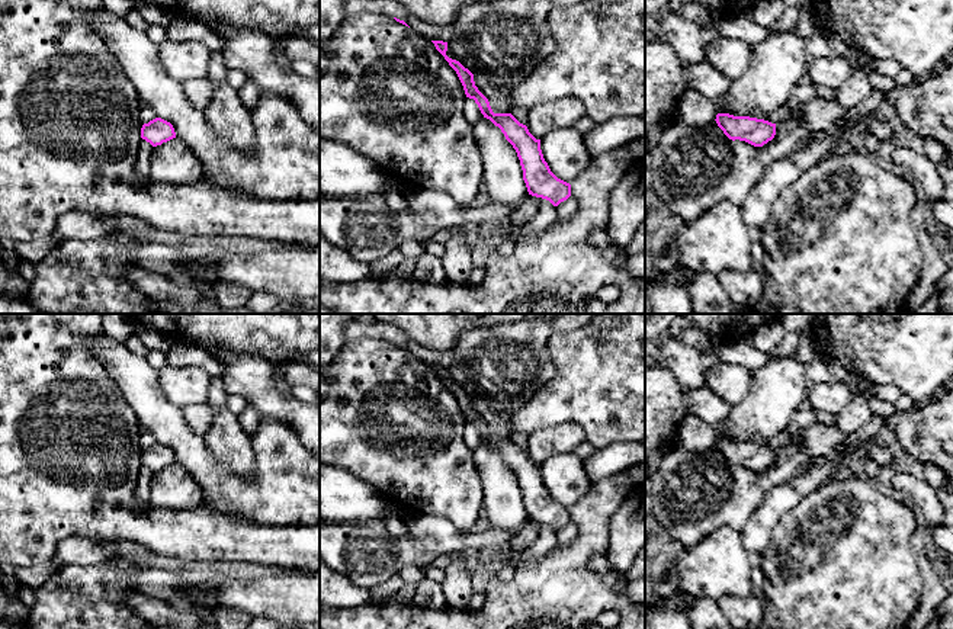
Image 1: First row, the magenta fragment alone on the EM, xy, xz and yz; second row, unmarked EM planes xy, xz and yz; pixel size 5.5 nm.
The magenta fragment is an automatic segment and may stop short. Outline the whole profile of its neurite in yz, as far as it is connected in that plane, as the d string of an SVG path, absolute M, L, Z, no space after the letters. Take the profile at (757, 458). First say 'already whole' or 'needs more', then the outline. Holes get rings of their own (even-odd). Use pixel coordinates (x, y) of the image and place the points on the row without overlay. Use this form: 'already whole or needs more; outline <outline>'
already whole; outline M718 439L715 446L729 465L745 466L754 472L763 472L776 460L776 449L764 445Z

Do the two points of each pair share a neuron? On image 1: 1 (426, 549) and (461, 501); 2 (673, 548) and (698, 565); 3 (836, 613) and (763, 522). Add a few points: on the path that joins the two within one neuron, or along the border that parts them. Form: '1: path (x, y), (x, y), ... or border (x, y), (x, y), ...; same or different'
1: border (414, 512), (442, 516), (461, 530), (469, 533); different
2: border (684, 548), (677, 558), (680, 587); different
3: border (793, 507), (780, 517), (769, 546), (761, 554); different

